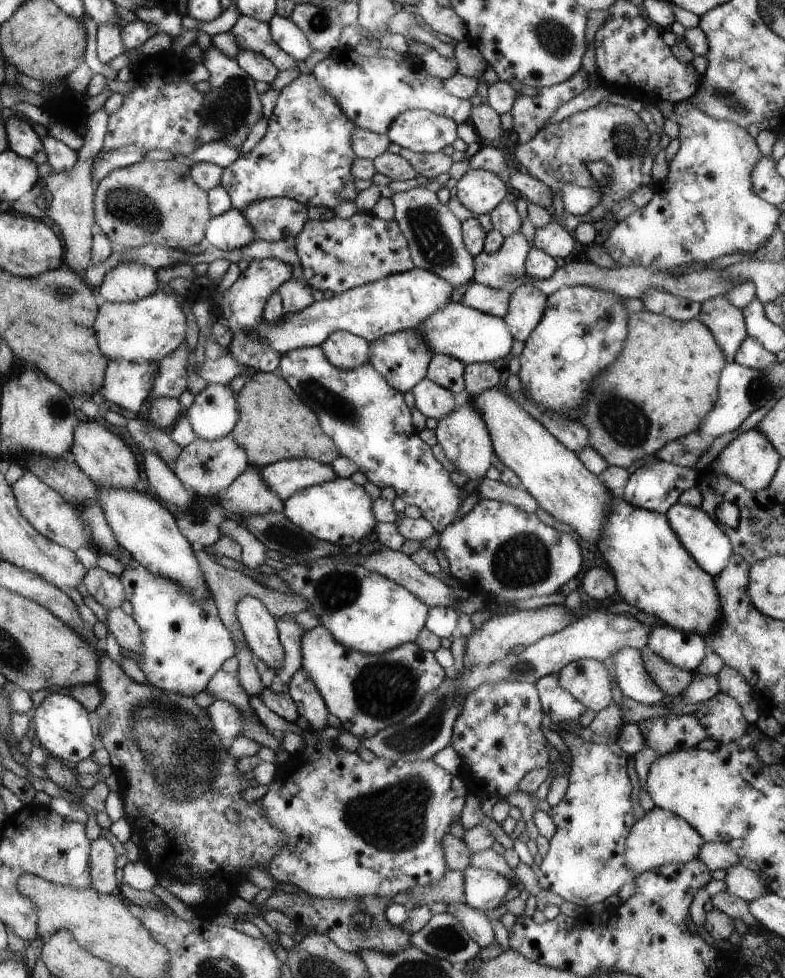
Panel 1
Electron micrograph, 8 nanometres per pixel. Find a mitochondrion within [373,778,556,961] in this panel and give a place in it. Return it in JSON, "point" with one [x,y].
{"point":[444,938]}

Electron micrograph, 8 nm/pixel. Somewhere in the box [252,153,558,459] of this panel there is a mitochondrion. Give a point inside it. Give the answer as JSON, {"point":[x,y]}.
{"point":[433,242]}

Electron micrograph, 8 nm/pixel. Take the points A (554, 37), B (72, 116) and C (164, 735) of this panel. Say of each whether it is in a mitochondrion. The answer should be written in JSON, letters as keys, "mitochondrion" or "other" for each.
{"A":"mitochondrion","B":"other","C":"mitochondrion"}

